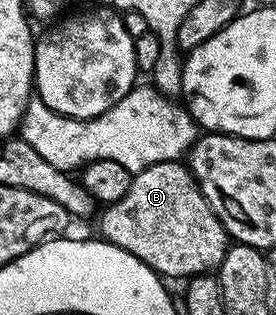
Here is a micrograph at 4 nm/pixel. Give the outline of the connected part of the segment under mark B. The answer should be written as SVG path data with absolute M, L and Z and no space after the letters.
M161 161L147 169L134 174L132 187L128 187L128 195L116 203L105 206L97 214L98 229L101 240L112 245L119 245L124 251L136 255L148 268L163 278L182 277L189 279L202 273L213 274L220 267L232 238L226 228L216 219L212 207L208 207L208 199L204 199L198 181L190 173L189 164L177 161Z

